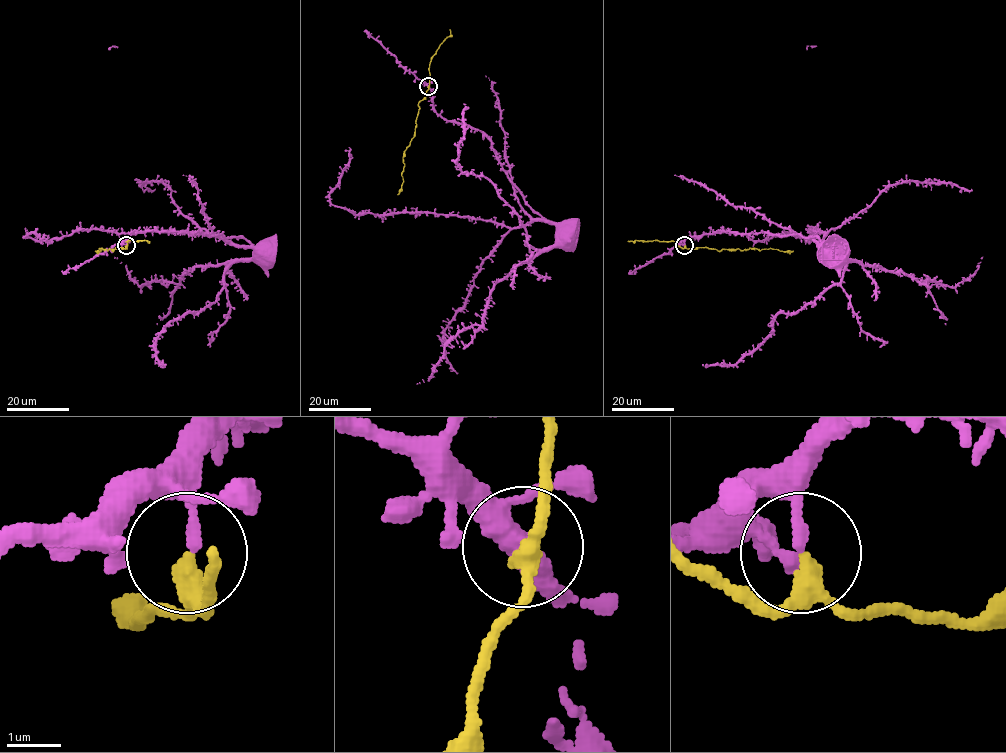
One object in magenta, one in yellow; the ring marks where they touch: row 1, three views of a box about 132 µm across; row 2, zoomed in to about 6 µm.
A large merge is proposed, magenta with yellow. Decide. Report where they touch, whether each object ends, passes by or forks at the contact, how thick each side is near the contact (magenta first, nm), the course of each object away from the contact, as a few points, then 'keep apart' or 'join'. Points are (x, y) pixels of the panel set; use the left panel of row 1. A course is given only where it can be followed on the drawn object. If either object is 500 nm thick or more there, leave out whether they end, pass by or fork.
place (126, 245); magenta ends; yellow passes by; calibres 200 and 280 nm; course magenta (126, 245), (131, 234), (145, 231), (241, 237), (254, 245), (276, 240); course yellow (125, 245), (123, 249), (95, 251); keep apart

